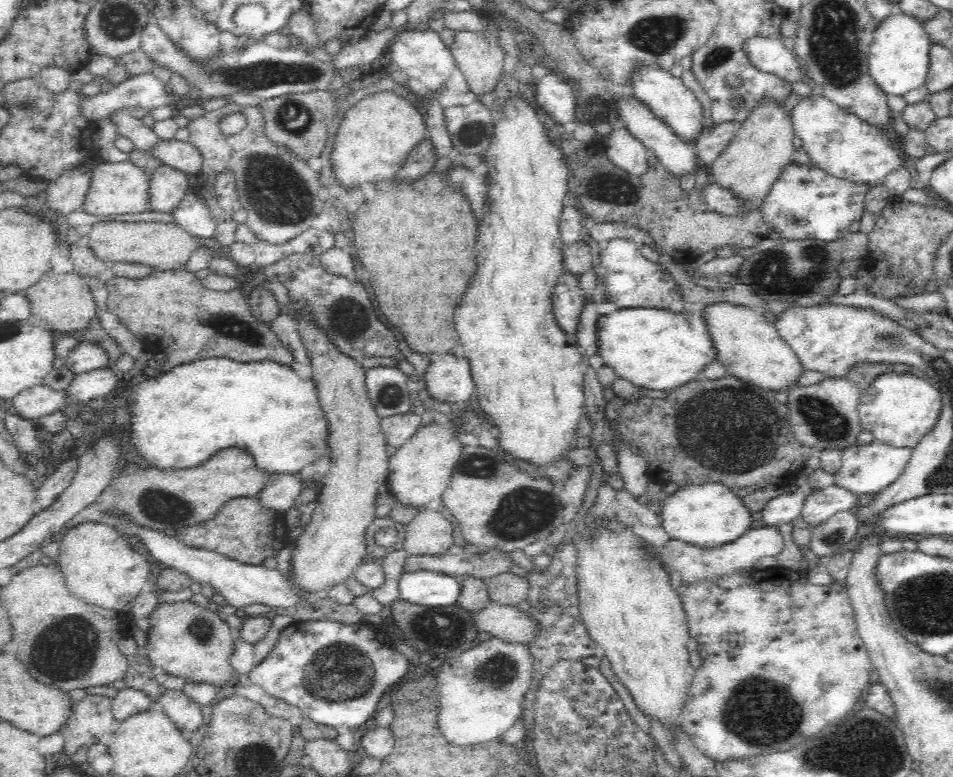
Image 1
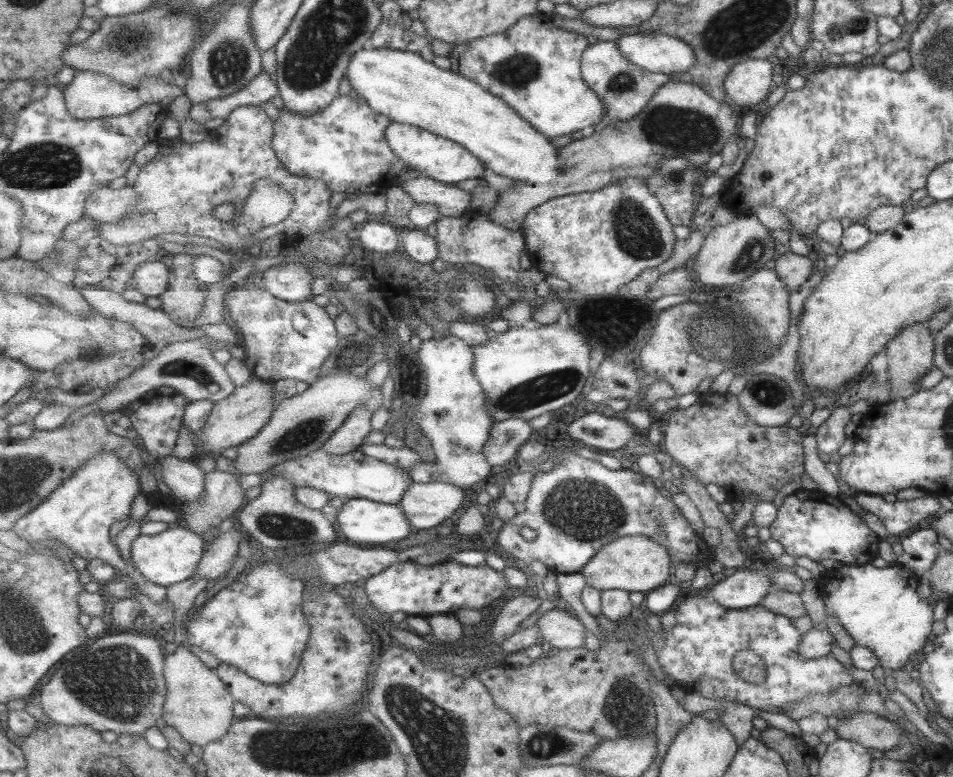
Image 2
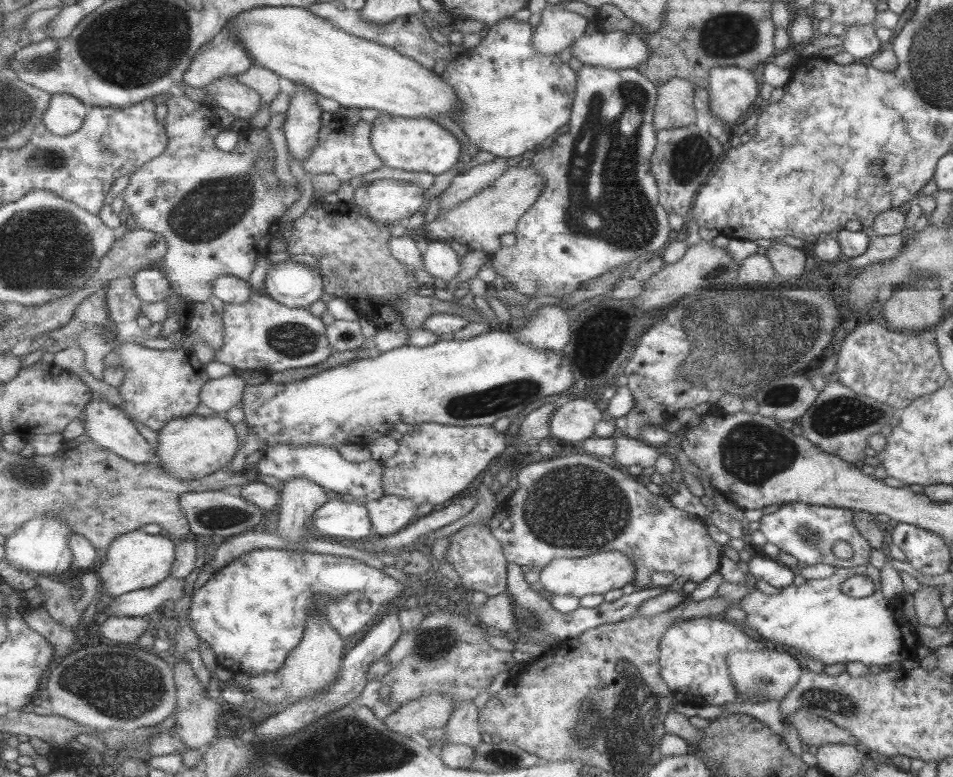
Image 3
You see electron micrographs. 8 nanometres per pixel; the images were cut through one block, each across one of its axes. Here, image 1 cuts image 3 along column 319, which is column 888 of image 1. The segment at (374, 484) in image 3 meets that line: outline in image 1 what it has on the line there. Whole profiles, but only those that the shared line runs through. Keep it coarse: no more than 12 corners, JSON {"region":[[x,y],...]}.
{"region":[[874,439],[842,451],[834,484],[870,496],[893,482],[914,447]]}

